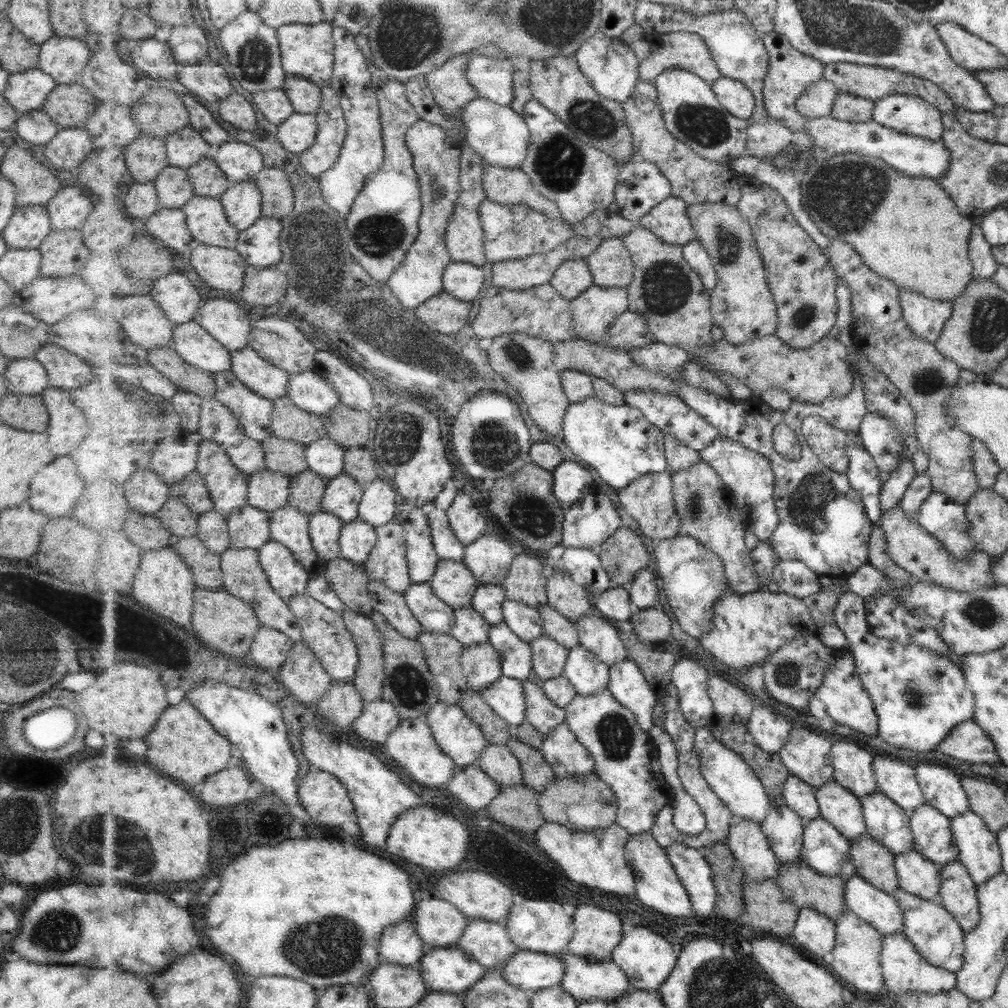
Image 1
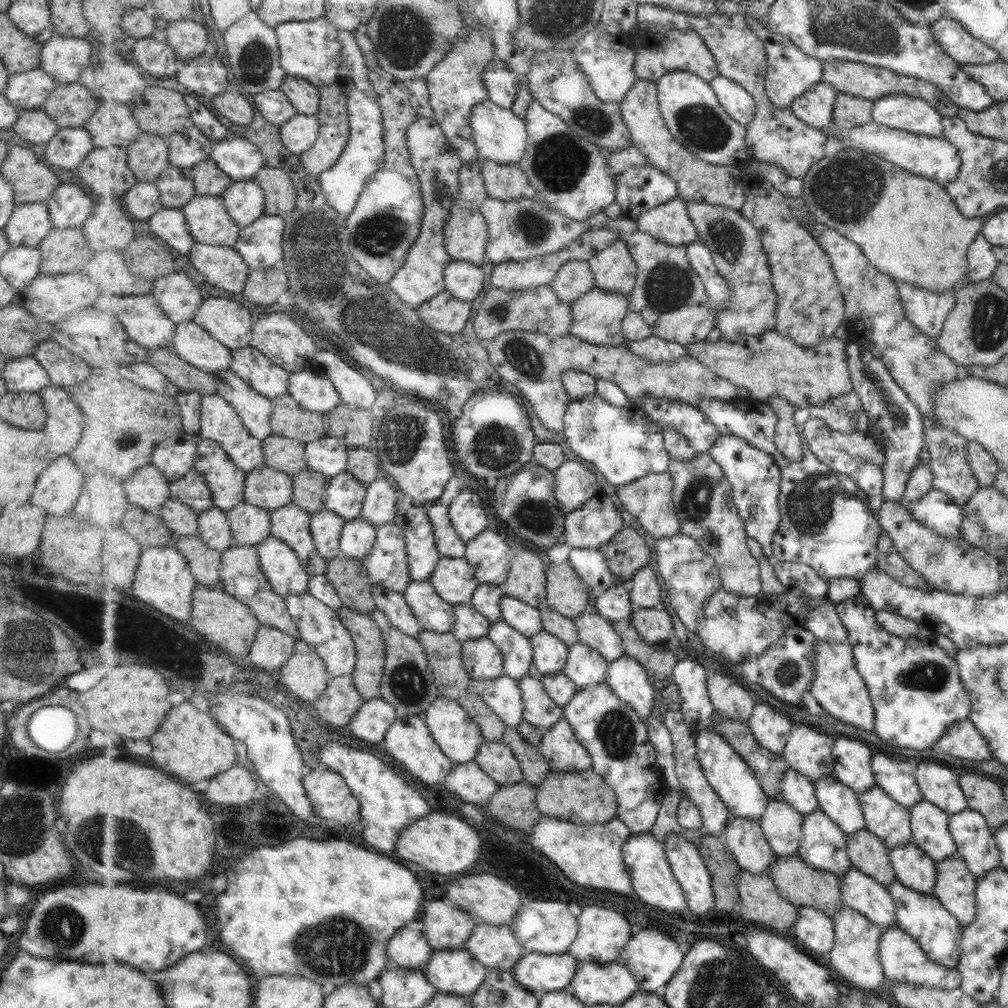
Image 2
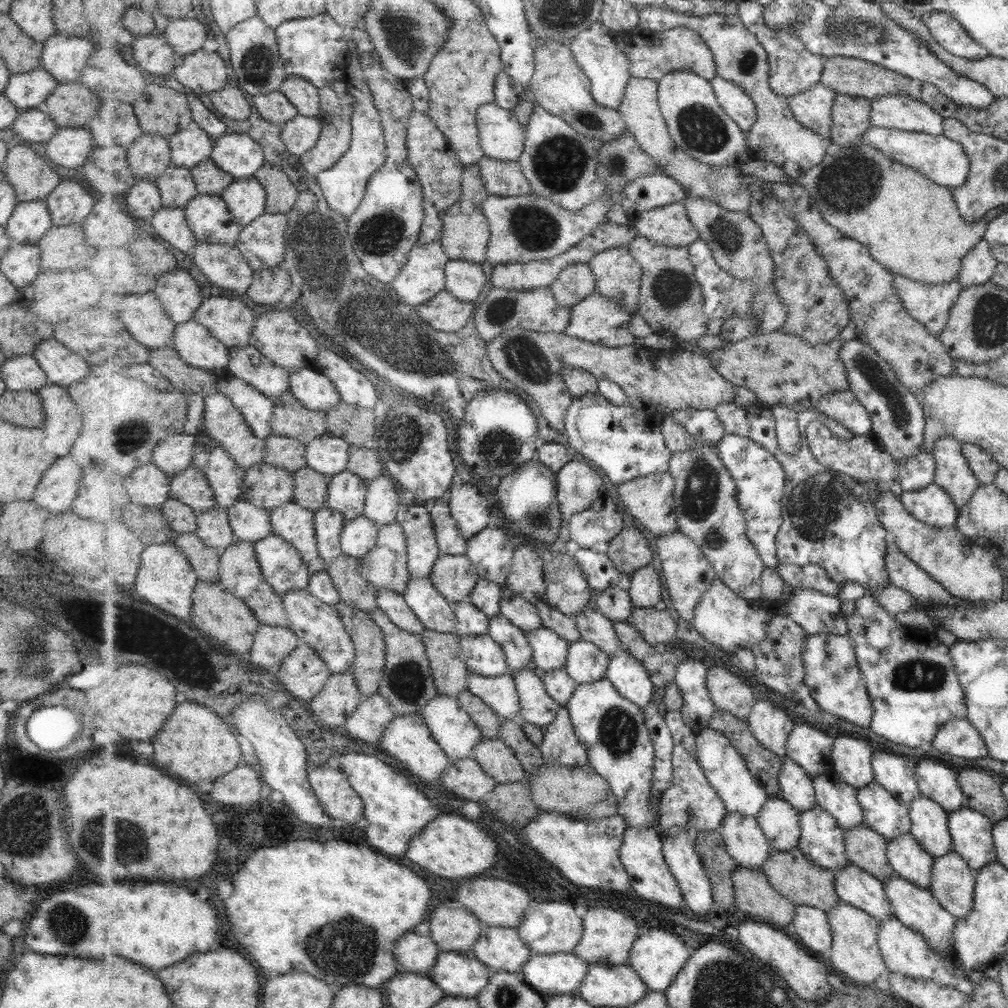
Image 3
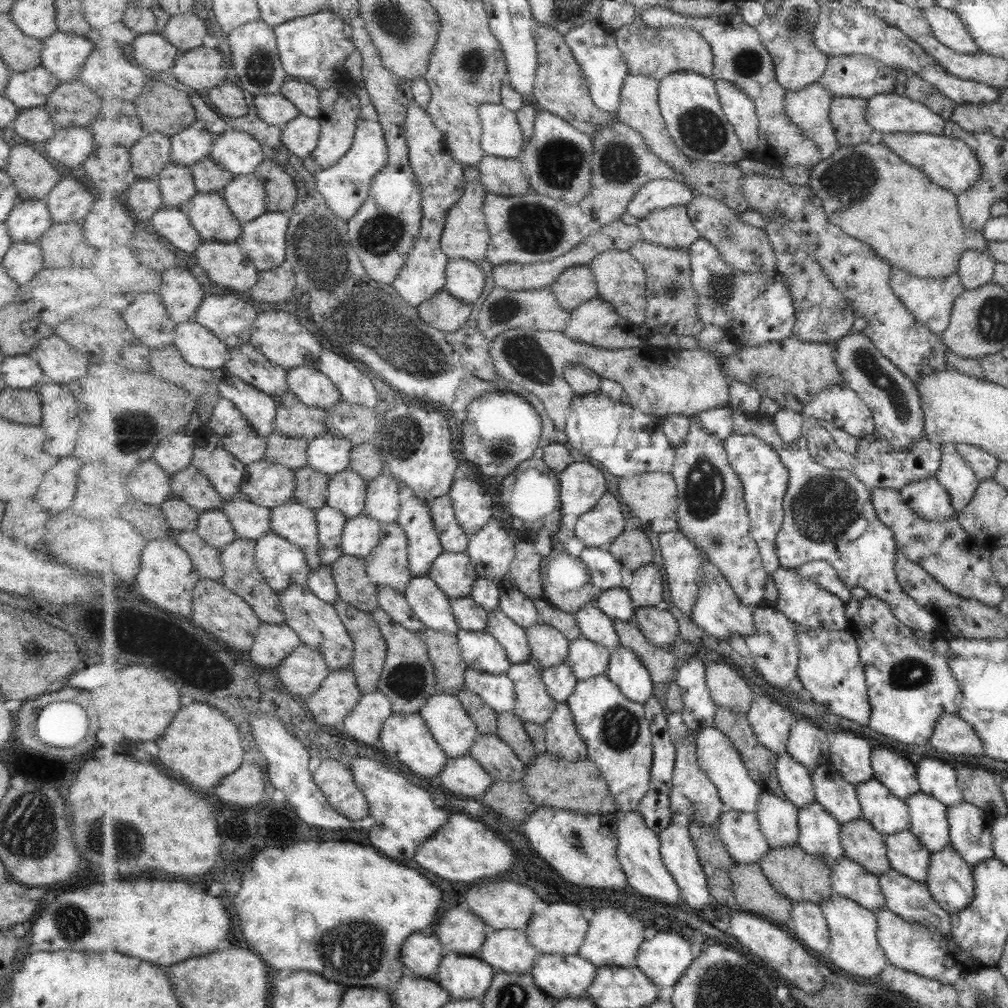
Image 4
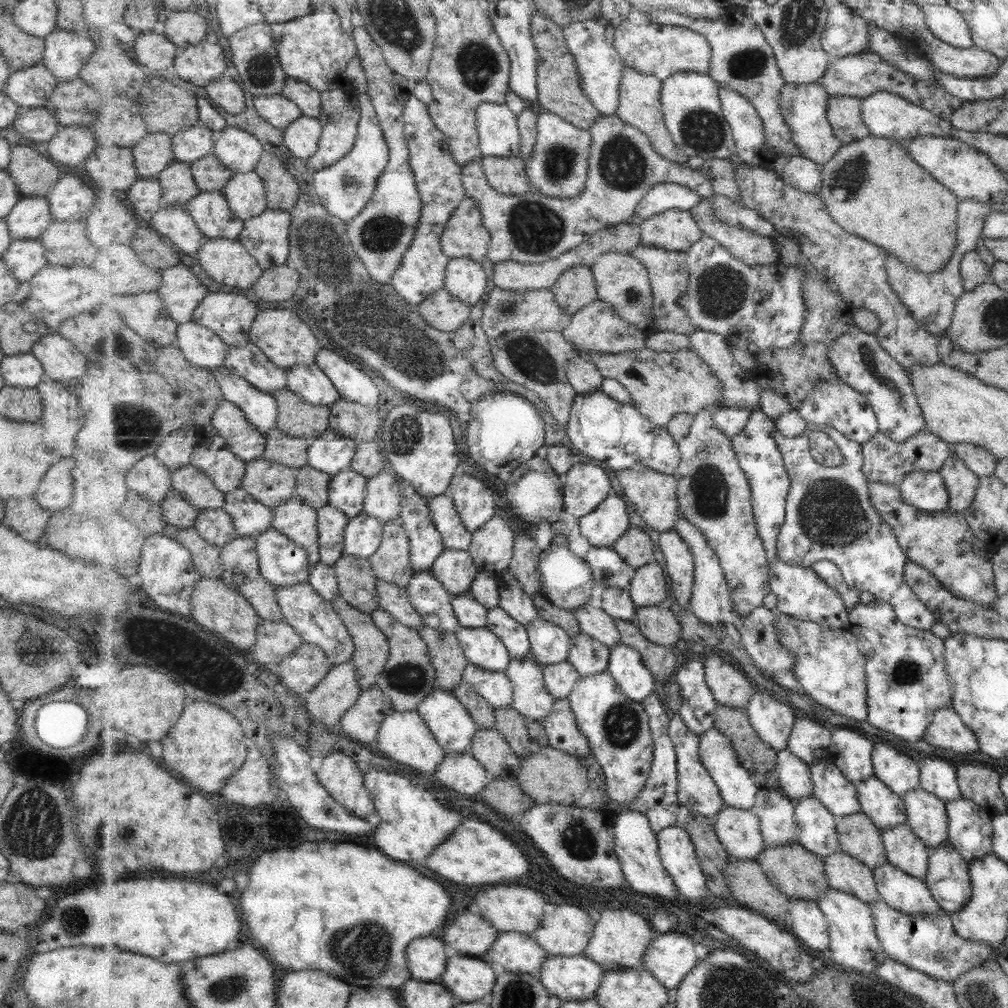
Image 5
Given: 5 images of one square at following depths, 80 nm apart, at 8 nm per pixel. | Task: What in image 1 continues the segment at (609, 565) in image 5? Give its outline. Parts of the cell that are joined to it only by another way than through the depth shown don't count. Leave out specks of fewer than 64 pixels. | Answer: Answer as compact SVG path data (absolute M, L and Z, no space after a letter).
M566 547L562 556L563 569L581 586L587 586L596 596L613 586L612 578L603 566L599 552L585 548Z

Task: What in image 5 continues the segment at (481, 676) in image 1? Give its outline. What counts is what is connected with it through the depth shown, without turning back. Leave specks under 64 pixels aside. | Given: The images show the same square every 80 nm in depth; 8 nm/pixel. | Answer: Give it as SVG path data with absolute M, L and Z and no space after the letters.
M463 625L456 634L471 664L489 671L503 672L508 669L512 658L499 635L487 627L467 628Z

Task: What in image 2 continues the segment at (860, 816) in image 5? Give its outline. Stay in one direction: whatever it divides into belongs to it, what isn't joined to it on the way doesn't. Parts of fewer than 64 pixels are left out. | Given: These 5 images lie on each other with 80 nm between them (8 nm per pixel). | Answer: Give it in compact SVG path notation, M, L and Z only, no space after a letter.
M861 829L848 833L848 849L852 867L870 875L887 889L896 881L894 866L890 860L890 847L874 832Z

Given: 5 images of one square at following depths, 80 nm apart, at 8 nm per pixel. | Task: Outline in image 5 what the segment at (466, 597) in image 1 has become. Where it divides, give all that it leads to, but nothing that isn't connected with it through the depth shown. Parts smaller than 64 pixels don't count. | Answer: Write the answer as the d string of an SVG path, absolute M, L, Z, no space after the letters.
M445 548L432 566L431 573L455 596L472 589L479 570L469 550Z

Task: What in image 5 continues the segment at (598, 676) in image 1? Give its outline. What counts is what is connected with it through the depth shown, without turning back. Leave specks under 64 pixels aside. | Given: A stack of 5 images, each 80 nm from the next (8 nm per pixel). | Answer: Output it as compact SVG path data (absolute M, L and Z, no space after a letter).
M584 632L572 637L572 642L568 661L577 669L582 678L608 670L610 646Z

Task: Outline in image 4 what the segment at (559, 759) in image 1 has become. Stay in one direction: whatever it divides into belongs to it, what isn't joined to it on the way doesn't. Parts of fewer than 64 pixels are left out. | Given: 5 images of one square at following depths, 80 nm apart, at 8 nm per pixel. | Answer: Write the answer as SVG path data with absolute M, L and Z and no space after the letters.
M566 702L558 703L553 716L544 726L545 750L567 761L583 761L588 758L588 747L575 725L574 716Z

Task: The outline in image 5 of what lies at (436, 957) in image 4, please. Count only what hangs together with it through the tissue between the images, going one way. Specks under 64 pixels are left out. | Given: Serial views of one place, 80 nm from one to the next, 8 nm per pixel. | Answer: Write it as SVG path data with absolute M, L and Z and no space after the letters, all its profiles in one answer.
M422 936L411 941L407 960L413 979L425 982L441 982L447 961L452 952L439 936Z

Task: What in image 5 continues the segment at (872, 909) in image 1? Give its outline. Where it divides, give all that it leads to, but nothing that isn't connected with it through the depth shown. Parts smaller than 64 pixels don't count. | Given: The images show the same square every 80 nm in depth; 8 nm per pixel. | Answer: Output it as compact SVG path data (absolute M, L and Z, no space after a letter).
M844 850L823 858L823 862L831 887L847 891L868 905L880 899L878 879L867 864L853 858Z

